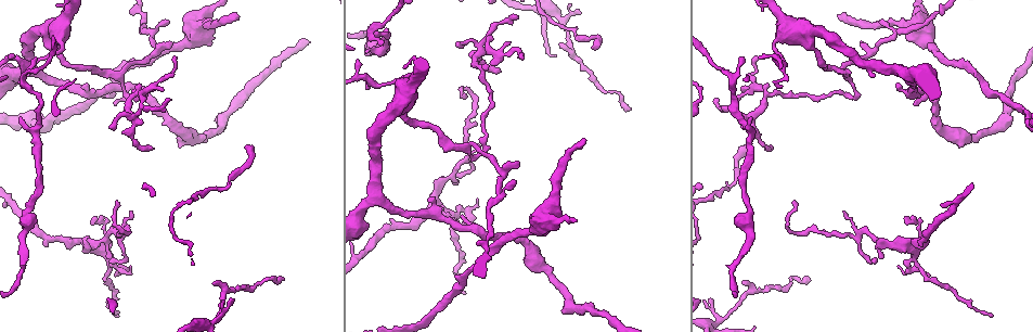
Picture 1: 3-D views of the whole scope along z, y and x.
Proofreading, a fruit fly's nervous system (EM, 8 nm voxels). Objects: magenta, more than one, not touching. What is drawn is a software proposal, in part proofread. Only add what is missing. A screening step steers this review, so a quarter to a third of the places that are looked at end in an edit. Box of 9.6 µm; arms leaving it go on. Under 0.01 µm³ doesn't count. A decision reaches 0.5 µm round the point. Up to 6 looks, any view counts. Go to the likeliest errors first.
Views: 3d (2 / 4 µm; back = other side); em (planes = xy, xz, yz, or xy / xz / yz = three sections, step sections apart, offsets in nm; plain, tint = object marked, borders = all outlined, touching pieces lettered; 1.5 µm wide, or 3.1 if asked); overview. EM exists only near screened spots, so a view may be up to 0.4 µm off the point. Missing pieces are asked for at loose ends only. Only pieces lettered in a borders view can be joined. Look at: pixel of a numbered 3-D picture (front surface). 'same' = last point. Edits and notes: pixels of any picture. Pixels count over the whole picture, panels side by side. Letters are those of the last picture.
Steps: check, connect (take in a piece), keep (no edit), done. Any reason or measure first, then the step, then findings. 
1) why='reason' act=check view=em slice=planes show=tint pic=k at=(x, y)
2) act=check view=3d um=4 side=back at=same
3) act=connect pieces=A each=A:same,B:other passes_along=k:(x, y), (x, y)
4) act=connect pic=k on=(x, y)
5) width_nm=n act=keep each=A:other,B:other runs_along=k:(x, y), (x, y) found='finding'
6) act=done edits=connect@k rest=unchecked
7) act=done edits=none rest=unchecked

why='branch stops here' act=check view=em slice=planes show=borders pic=1 at=(130, 266)

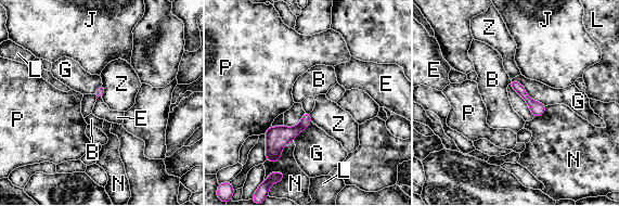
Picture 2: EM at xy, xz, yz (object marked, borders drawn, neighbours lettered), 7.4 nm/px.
act=keep each=B:other,E:other,G:other,J:other,L:other,N:other,P:other,Z:other found='no lettered piece goes on from it'

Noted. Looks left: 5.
why='thin end' act=check view=3d um=2 pic=1 at=(770, 149)

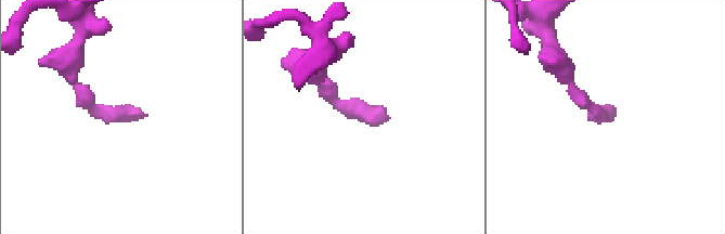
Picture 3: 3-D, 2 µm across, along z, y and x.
why='need the tissue' act=check view=em slice=planes show=plain pic=3 at=(142, 117)

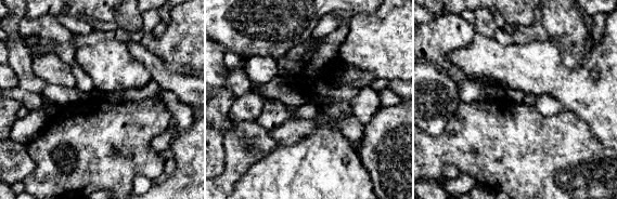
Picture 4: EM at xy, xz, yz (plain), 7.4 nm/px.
why='see the neighbours' act=check view=em slice=planes show=borders at=same

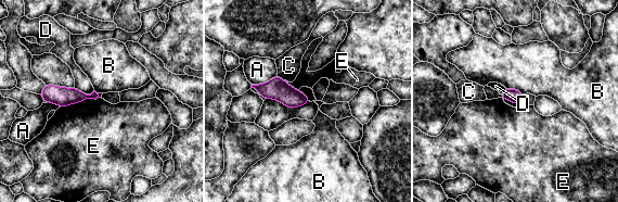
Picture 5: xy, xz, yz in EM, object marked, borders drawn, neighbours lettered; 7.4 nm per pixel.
act=keep each=A:other,B:other,C:other,D:other,E:other border=5:(94, 98), (88, 98), (60, 108) found='none of them fits'

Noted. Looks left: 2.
why='an open end' act=check view=3d um=4 side=back pic=1 at=(169, 21)

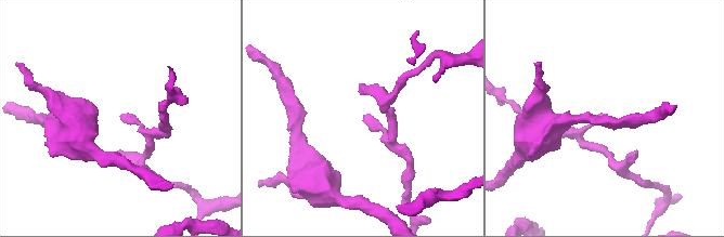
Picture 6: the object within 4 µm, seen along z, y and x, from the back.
why='need the tissue' act=check view=em slice=planes show=borders pic=6 at=(365, 116)

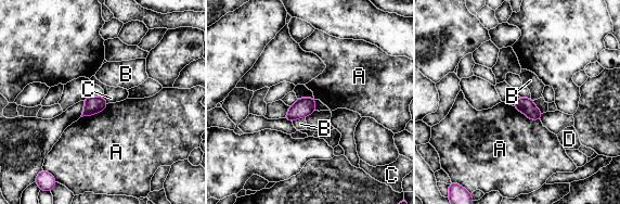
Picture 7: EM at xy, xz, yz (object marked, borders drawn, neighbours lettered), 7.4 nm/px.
width_nm=120 act=keep each=A:other,B:other,C:other,D:other border=7:(314, 100), (314, 107), (317, 110) found='no lettered piece goes on from it'

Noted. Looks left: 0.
act=done edits=none rest=unchecked

